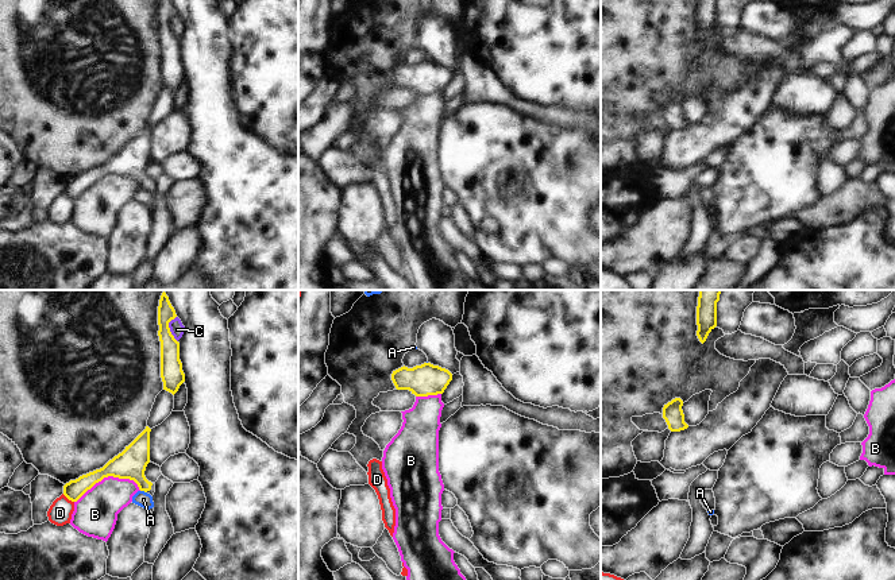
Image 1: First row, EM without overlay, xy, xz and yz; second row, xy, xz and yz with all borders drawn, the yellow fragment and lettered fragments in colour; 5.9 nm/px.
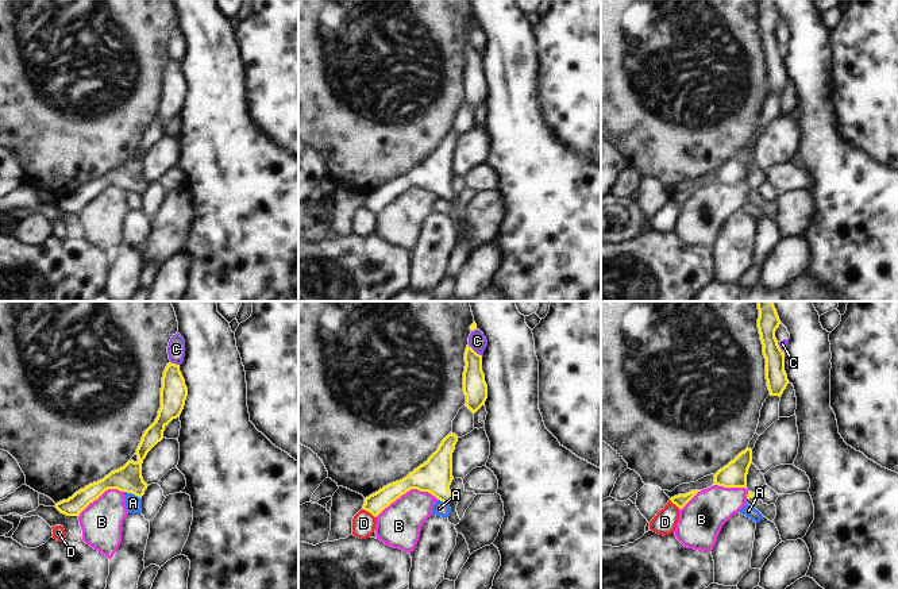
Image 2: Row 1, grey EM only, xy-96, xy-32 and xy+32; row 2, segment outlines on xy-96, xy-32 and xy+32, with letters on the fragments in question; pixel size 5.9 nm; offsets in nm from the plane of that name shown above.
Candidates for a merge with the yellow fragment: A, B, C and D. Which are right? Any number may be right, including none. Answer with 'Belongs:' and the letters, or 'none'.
Belongs: none

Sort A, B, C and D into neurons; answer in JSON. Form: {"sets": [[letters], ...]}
{"sets": [["A"], ["B"], ["C"], ["D"]]}

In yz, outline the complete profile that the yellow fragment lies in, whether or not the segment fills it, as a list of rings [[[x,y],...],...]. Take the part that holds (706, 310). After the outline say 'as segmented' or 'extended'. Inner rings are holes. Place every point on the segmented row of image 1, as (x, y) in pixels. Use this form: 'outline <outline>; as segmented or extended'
outline [[[699,290],[697,306],[697,336],[703,344],[709,333],[717,326],[717,302],[721,290]]]; as segmented

